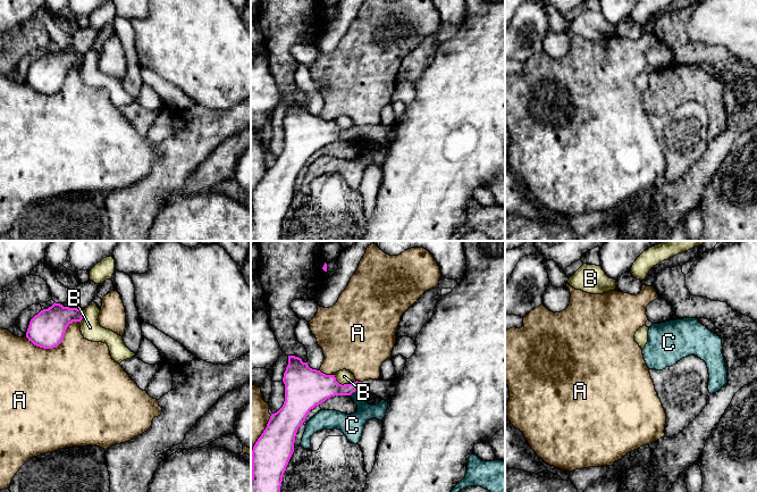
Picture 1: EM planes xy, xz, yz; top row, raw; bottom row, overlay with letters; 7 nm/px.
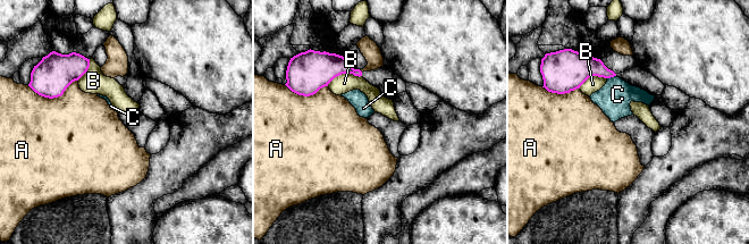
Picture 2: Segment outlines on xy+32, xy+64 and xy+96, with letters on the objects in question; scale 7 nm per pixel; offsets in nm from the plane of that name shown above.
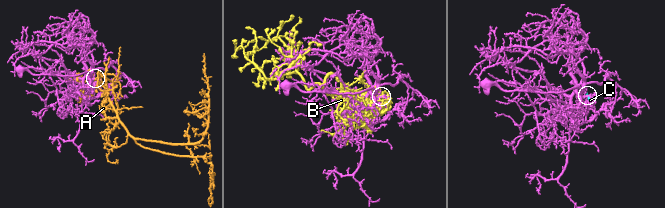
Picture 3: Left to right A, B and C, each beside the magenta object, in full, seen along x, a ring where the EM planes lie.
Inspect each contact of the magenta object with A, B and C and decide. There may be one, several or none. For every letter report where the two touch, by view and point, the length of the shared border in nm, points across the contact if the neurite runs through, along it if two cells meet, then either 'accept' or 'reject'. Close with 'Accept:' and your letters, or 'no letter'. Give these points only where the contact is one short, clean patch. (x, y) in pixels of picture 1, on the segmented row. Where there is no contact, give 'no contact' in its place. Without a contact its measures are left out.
A: xy (57, 345) | 400 nm | reject
B: xz (344, 384) | 170 nm | reject
C: xz (353, 391) | 70 nm | reject
Accept: no letter

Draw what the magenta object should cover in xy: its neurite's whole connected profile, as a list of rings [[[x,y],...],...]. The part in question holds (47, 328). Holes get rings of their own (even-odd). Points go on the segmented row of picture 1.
[[[54,302],[31,319],[26,337],[36,347],[53,349],[61,343],[68,325],[82,318],[83,310]]]

